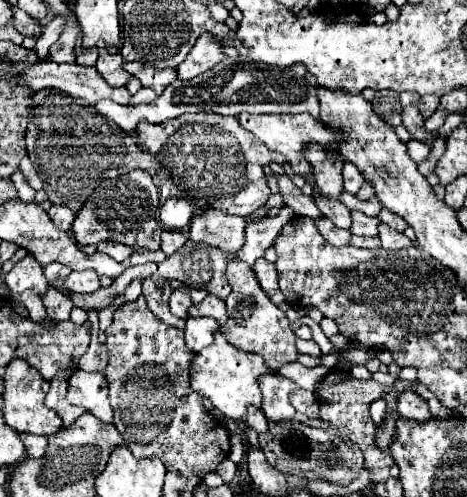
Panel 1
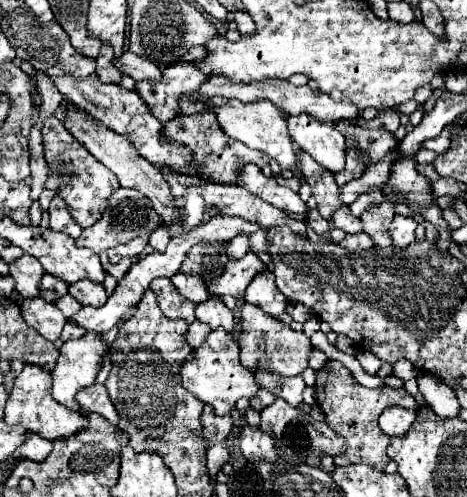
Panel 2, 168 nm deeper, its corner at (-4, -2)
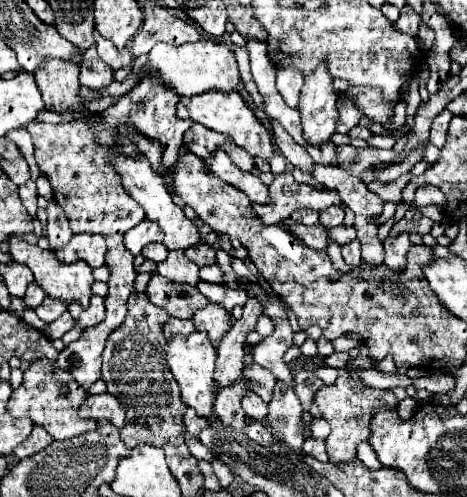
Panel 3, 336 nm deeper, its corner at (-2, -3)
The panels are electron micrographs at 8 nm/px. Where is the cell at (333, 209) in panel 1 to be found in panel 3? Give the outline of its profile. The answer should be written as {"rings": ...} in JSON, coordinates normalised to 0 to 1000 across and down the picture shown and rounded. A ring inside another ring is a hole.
{"rings":[[[578,243],[582,247],[582,268],[587,268],[587,288],[595,292],[600,308],[638,340],[647,340],[651,348],[668,352],[672,340],[672,324],[668,316],[655,308],[655,300],[638,288],[630,288],[630,280],[604,260],[604,252],[595,252],[595,243]]]}

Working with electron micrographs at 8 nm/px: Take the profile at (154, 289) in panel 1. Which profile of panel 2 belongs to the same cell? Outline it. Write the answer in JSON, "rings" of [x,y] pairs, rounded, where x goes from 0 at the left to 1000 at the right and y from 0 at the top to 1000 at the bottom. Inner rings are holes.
{"rings":[[[334,559],[325,571],[321,571],[321,584],[334,592],[338,600],[338,612],[343,612],[343,624],[351,628],[351,636],[368,640],[368,644],[398,644],[403,652],[415,648],[415,608],[403,608],[394,604],[377,579],[368,575],[364,559]]]}

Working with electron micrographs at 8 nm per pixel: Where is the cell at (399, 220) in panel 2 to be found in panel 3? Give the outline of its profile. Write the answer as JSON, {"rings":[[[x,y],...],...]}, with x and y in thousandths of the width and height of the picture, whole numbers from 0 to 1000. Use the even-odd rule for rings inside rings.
{"rings":[[[852,473],[852,477],[831,477],[822,485],[822,505],[827,505],[827,517],[822,517],[822,529],[831,541],[839,541],[844,549],[857,549],[861,541],[869,541],[869,513],[878,505],[882,489],[874,481],[874,473]]]}

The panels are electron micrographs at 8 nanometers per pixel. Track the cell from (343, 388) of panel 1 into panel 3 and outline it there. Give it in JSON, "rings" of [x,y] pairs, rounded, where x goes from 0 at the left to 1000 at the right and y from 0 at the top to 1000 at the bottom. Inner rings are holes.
{"rings":[[[745,755],[724,759],[724,767],[715,775],[690,775],[672,799],[677,799],[672,811],[694,831],[694,843],[711,855],[711,871],[702,875],[698,895],[702,895],[707,928],[719,928],[719,932],[754,928],[762,920],[762,895],[771,887],[788,883],[792,843],[809,819],[818,819],[818,815],[848,819],[852,815],[839,787],[809,787],[797,779],[779,779],[775,771],[762,771],[758,763],[749,763]]]}

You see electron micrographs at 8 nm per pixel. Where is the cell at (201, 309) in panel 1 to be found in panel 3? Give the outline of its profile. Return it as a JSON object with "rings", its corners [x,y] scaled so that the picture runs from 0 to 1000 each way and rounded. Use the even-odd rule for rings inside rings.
{"rings":[[[458,610],[441,614],[437,622],[424,622],[411,646],[420,654],[420,666],[445,670],[450,686],[458,690],[467,690],[493,662],[493,634],[471,614],[458,614]]]}

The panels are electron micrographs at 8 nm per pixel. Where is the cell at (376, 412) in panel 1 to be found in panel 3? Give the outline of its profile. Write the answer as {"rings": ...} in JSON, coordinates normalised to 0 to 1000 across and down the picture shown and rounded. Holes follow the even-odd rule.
{"rings":[[[869,799],[865,807],[857,807],[852,811],[852,831],[857,831],[857,843],[861,847],[869,847],[869,843],[878,843],[882,839],[882,831],[887,831],[887,823],[891,823],[891,807],[887,803],[878,803],[878,799]]]}

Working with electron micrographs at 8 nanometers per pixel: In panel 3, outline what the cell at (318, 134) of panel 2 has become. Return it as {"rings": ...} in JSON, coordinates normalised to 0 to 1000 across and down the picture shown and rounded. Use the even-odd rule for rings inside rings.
{"rings":[[[698,131],[651,155],[642,187],[642,235],[651,256],[651,280],[660,292],[685,296],[719,268],[719,183]]]}

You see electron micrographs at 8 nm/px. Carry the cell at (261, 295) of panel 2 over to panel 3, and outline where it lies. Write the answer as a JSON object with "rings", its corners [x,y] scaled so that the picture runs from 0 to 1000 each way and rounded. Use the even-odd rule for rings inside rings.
{"rings":[[[535,598],[531,610],[522,614],[522,634],[518,642],[510,642],[493,666],[484,670],[484,678],[475,678],[475,686],[467,690],[467,718],[463,718],[463,746],[458,746],[458,767],[467,767],[467,783],[475,779],[493,779],[501,775],[514,759],[518,759],[518,742],[522,742],[522,690],[527,690],[527,674],[535,666],[544,666],[544,654],[557,638],[557,610]]]}

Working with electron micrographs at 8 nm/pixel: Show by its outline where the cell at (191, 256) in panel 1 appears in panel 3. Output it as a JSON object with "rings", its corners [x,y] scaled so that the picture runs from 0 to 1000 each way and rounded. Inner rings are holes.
{"rings":[[[422,489],[394,505],[407,525],[415,525],[426,539],[463,529],[463,503],[443,489]]]}

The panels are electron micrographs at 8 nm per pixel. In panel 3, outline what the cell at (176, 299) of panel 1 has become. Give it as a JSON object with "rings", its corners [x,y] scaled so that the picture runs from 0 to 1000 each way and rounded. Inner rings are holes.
{"rings":[[[364,505],[355,525],[338,529],[338,549],[377,569],[424,573],[424,533],[398,521],[394,505]]]}

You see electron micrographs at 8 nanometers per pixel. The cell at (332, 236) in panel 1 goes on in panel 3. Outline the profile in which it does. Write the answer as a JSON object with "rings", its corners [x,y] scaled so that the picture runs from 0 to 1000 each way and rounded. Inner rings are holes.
{"rings":[[[647,421],[647,425],[630,425],[621,433],[625,445],[634,449],[651,449],[651,453],[677,453],[681,449],[681,429],[672,429],[668,421]]]}

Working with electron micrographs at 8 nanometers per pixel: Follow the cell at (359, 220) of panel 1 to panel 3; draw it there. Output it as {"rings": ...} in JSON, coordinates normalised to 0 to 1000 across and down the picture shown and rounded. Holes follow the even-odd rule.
{"rings":[[[707,416],[707,421],[694,421],[685,433],[685,449],[702,461],[711,457],[724,457],[732,453],[732,441],[737,441],[737,421],[732,416]]]}

